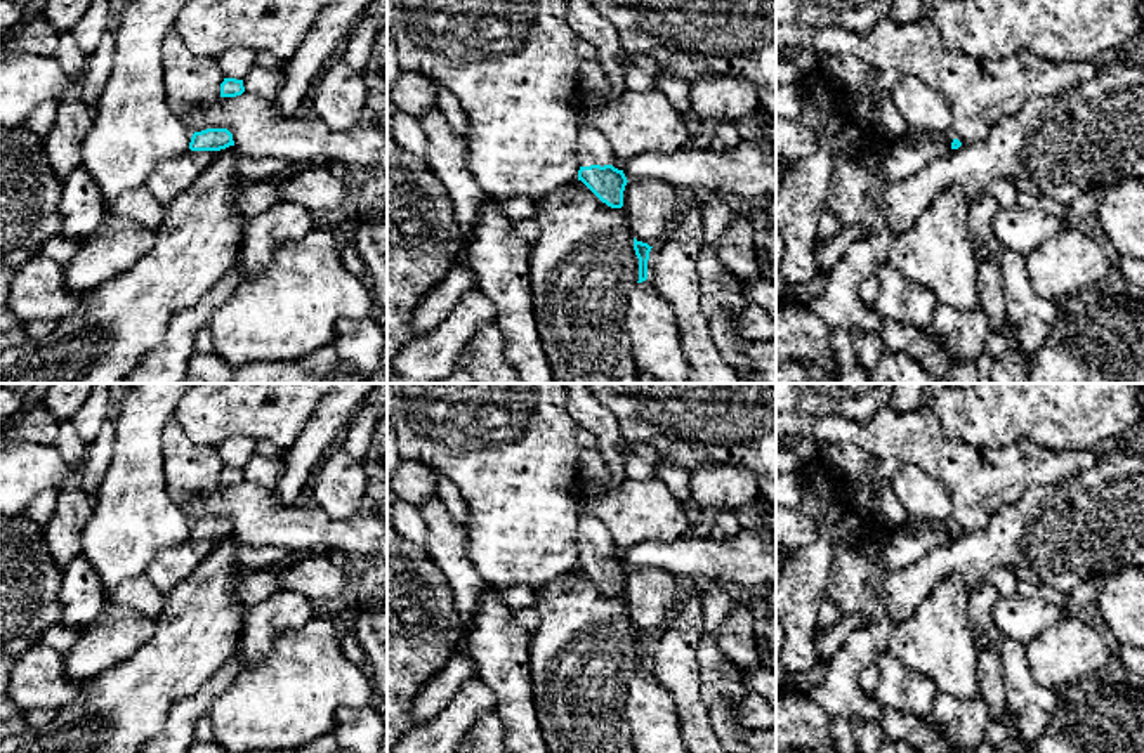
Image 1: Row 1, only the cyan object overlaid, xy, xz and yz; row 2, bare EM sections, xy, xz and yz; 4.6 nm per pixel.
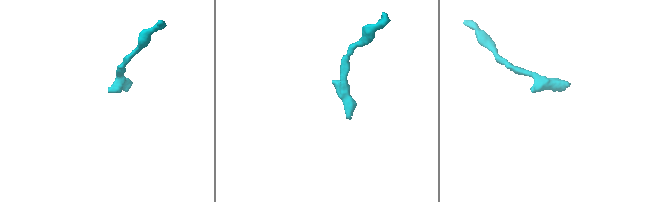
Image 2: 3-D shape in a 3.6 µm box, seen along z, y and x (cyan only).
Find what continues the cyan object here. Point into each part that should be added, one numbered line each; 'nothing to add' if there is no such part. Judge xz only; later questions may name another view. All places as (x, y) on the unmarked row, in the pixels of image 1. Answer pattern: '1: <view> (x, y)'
1: xz (587, 412)
2: xz (651, 712)

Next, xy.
nothing to add

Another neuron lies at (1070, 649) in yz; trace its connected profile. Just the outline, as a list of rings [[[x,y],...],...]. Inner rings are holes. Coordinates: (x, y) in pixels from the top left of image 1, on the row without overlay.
[[[1075,611],[1031,640],[1026,656],[1035,680],[1050,689],[1106,673],[1111,661],[1106,640]]]

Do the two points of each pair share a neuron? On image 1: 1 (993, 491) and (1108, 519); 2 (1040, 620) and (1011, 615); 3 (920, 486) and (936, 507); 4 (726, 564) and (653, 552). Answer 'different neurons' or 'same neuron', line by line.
1: different neurons
2: same neuron
3: same neuron
4: same neuron

